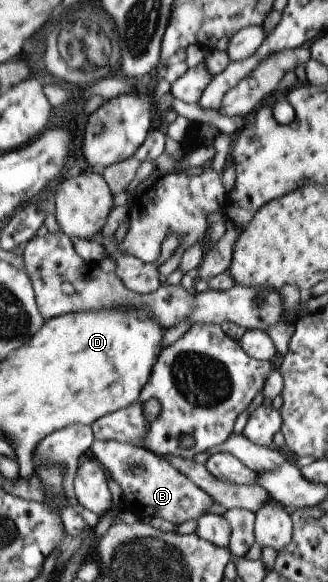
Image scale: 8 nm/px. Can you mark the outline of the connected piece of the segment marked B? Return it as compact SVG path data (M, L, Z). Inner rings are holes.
M94 440L89 447L93 459L110 473L121 489L123 506L139 513L142 520L162 517L174 525L197 520L213 504L212 498L179 473L163 457L134 444L116 440Z

